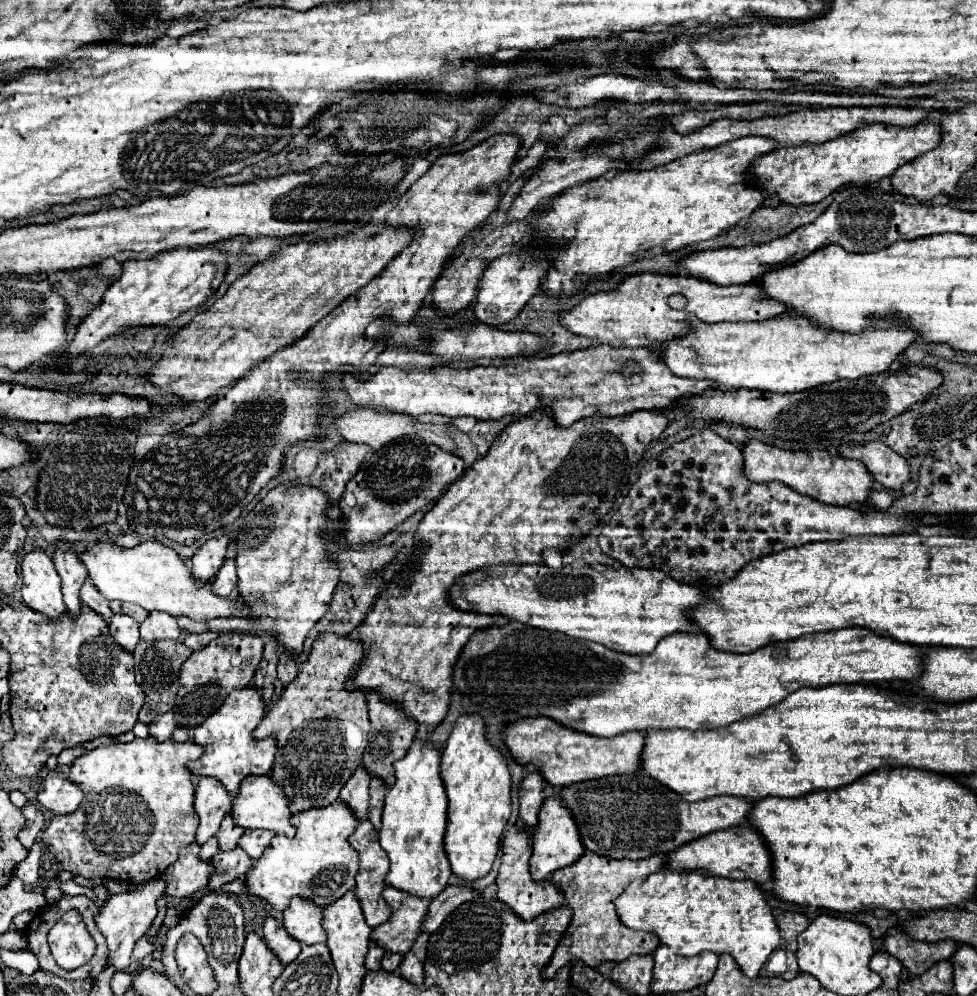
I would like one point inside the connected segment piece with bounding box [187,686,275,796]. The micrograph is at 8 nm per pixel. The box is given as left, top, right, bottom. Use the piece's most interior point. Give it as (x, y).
(230, 752)

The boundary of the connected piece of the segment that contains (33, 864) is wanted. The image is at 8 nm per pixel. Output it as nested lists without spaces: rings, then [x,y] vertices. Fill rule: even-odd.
[[[35,840],[35,844],[29,850],[27,858],[21,864],[17,864],[15,876],[21,878],[25,884],[35,884],[41,878],[39,876],[39,860],[41,860],[41,854],[43,854],[43,842],[41,840]]]

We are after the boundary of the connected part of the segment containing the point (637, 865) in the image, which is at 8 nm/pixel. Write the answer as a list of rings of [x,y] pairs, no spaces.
[[[585,852],[575,864],[559,868],[551,874],[563,894],[565,904],[573,908],[573,918],[565,930],[561,942],[549,966],[543,970],[543,978],[553,978],[563,966],[573,960],[583,960],[589,966],[599,966],[603,960],[621,962],[633,954],[651,954],[659,946],[659,938],[649,932],[635,932],[621,924],[619,914],[615,914],[615,898],[629,886],[629,882],[645,878],[667,866],[667,856],[649,856],[643,860],[609,860],[607,856],[595,856],[595,852]]]

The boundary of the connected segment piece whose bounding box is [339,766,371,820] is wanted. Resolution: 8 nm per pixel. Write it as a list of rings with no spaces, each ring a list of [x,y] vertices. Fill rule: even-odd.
[[[363,766],[357,768],[357,772],[347,780],[347,784],[341,788],[341,800],[347,802],[347,806],[355,812],[357,820],[367,818],[367,808],[369,808],[369,776],[363,772]]]

